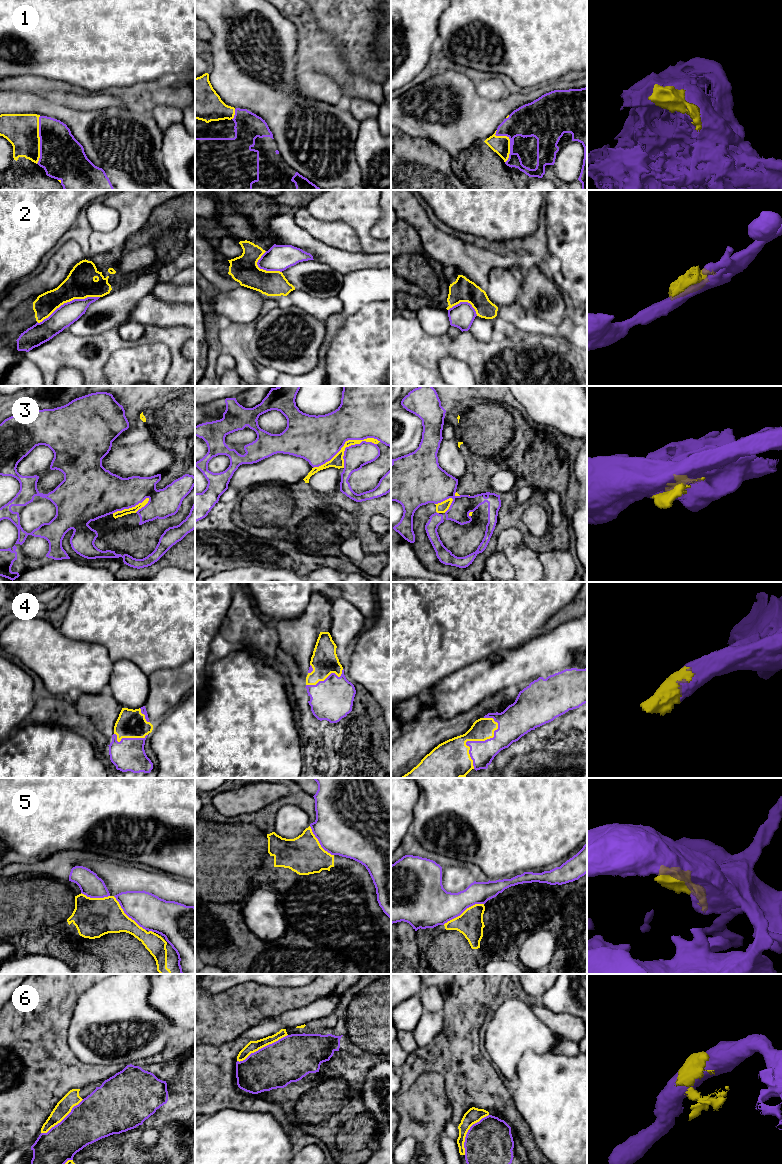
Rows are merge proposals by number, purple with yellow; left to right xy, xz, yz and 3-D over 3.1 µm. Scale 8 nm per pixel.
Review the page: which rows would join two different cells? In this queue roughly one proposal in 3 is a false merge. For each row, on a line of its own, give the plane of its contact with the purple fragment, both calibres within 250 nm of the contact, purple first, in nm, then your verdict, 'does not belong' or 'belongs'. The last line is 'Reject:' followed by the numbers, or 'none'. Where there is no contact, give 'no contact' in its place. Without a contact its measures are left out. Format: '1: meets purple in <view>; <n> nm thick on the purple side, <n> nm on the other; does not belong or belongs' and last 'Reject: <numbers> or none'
1: meets purple in xy; 360 nm thick on the purple side, 280 nm on the other; belongs
2: meets purple in xy; 170 nm thick on the purple side, 240 nm on the other; does not belong
3: meets purple in xz; 380 nm thick on the purple side, 100 nm on the other; does not belong
4: meets purple in yz; 200 nm thick on the purple side, 300 nm on the other; belongs
5: meets purple in yz; 320 nm thick on the purple side, 220 nm on the other; does not belong
6: meets purple in xz; 360 nm thick on the purple side, 90 nm on the other; belongs
Reject: 2, 3, 5

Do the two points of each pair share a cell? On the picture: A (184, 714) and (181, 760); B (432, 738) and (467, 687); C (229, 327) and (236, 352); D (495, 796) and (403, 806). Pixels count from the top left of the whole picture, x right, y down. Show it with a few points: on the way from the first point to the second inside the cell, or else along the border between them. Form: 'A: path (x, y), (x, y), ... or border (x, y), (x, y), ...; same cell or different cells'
A: path (184, 725), (184, 749); same cell
B: border (468, 709), (450, 717), (428, 715); different cells
C: path (223, 333), (223, 339), (230, 346); same cell
D: border (418, 788), (418, 800), (414, 807), (411, 824); different cells

